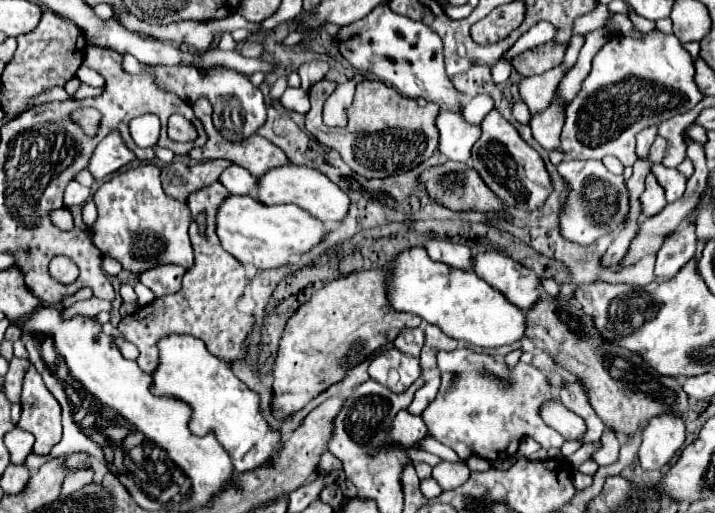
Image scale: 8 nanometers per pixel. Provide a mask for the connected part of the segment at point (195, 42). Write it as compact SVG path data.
M112 4L112 10L114 10L114 16L118 18L118 22L124 28L130 28L132 32L142 32L142 34L158 38L158 40L170 40L179 44L194 46L200 52L204 52L210 46L214 36L220 32L232 32L243 28L249 32L249 35L263 33L260 23L248 22L238 13L230 14L230 16L220 20L200 22L179 20L168 26L160 26L160 24L146 24L146 22L134 18L130 12L126 12L126 8Z

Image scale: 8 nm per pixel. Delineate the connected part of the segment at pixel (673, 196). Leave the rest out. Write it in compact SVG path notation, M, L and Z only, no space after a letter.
M656 164L652 168L652 174L656 176L658 184L662 184L668 202L674 202L674 200L678 200L684 194L684 190L686 190L686 178L678 170L664 168L662 164Z

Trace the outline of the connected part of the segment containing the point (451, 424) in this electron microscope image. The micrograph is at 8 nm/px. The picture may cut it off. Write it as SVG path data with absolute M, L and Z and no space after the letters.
M456 348L452 352L438 352L438 368L442 372L442 384L438 396L422 412L422 420L430 436L452 448L460 458L480 454L480 458L488 462L510 460L516 454L520 440L526 436L532 436L544 450L562 446L564 438L546 426L546 422L538 416L542 400L552 400L552 386L548 378L532 364L518 362L514 368L510 368L504 360L498 360L490 354L480 354L470 348Z

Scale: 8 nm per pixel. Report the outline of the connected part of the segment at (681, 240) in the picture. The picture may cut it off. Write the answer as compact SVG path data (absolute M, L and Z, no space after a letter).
M684 226L678 238L670 236L658 250L654 276L658 280L670 280L694 256L694 250L696 250L694 226Z

